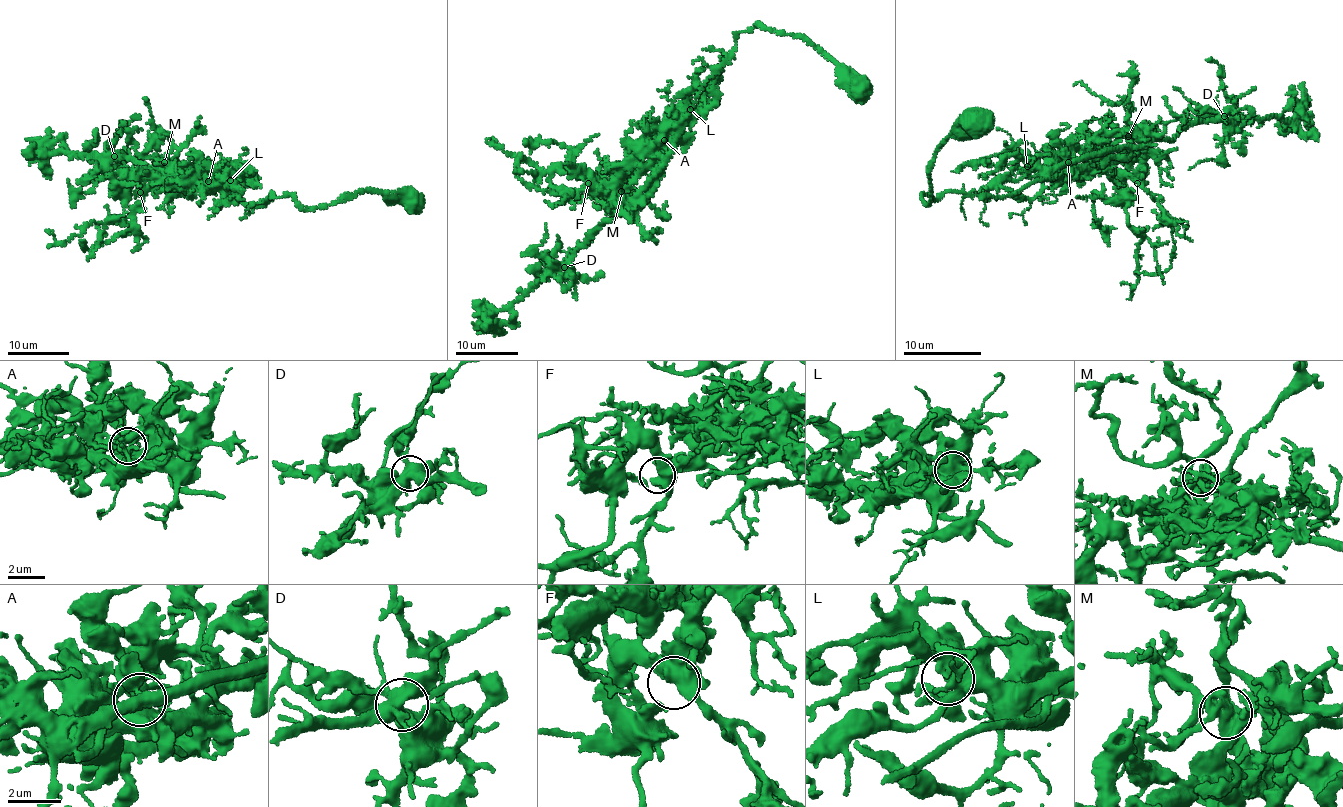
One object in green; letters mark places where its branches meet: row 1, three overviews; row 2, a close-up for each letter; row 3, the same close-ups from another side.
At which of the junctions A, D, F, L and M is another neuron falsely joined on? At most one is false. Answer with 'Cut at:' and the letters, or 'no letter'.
Cut at: M

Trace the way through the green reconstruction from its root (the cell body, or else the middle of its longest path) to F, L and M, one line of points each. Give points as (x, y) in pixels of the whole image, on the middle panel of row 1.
F: (863, 86), (801, 36), (758, 23), (738, 31), (686, 116), (668, 120), (611, 182), (588, 183)
L: (863, 86), (801, 36), (758, 23), (738, 31), (730, 56), (703, 81), (682, 118), (690, 109)
M: (863, 86), (801, 36), (758, 23), (738, 31), (733, 51), (703, 81), (686, 116), (667, 122), (622, 191)

